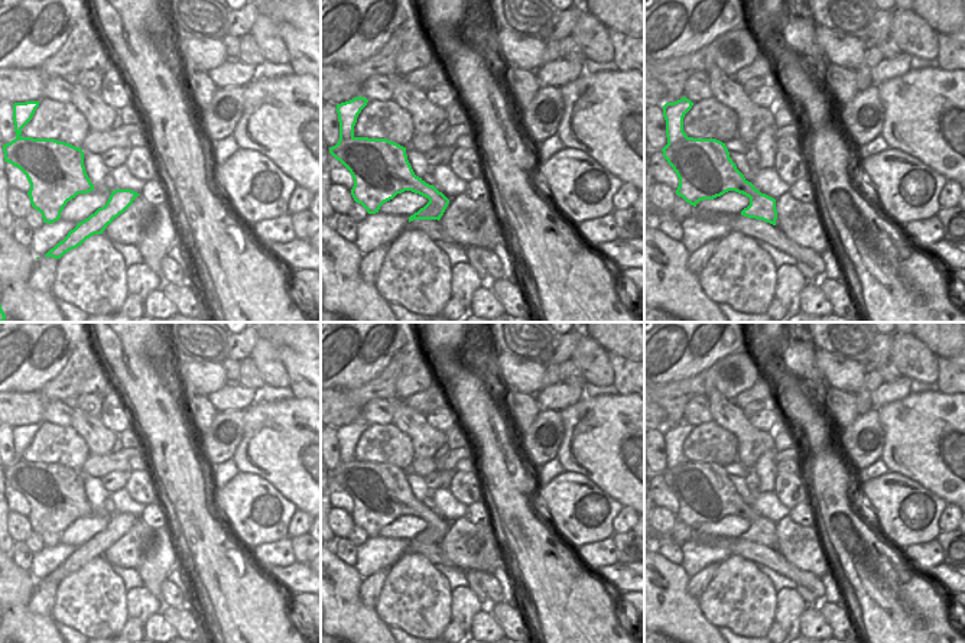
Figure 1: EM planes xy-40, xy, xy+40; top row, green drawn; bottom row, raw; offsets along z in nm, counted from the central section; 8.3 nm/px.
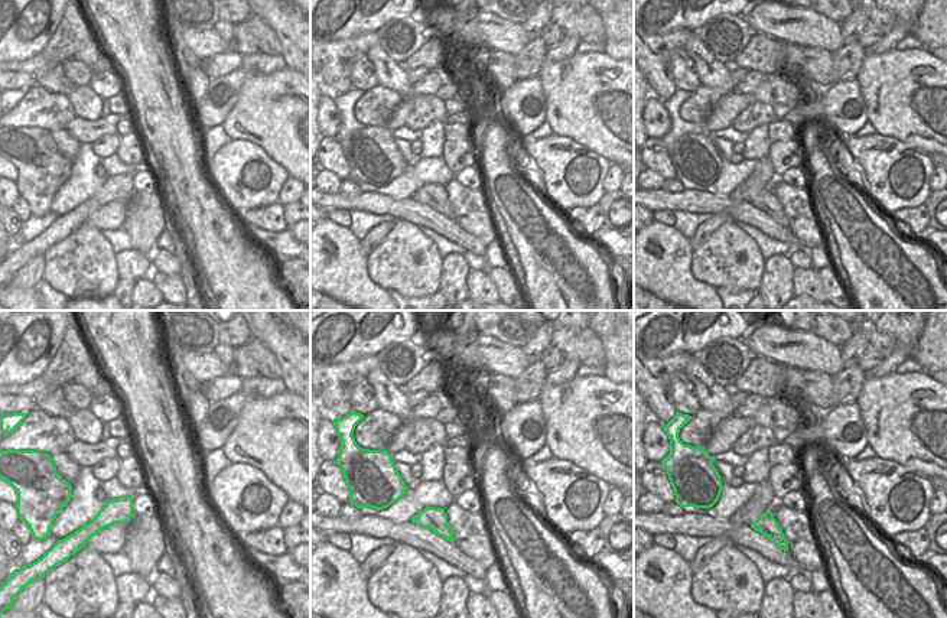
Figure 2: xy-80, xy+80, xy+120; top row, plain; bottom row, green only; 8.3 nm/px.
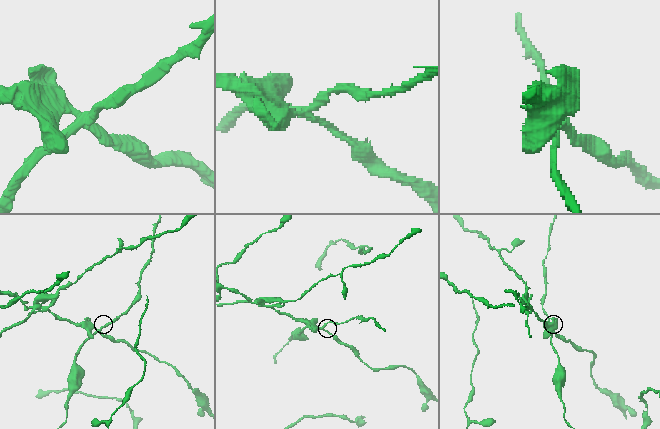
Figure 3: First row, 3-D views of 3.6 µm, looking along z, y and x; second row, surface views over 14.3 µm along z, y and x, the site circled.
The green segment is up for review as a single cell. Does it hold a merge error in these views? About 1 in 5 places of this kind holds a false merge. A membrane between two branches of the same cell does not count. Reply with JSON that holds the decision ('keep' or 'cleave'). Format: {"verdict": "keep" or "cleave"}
{"verdict": "cleave"}

